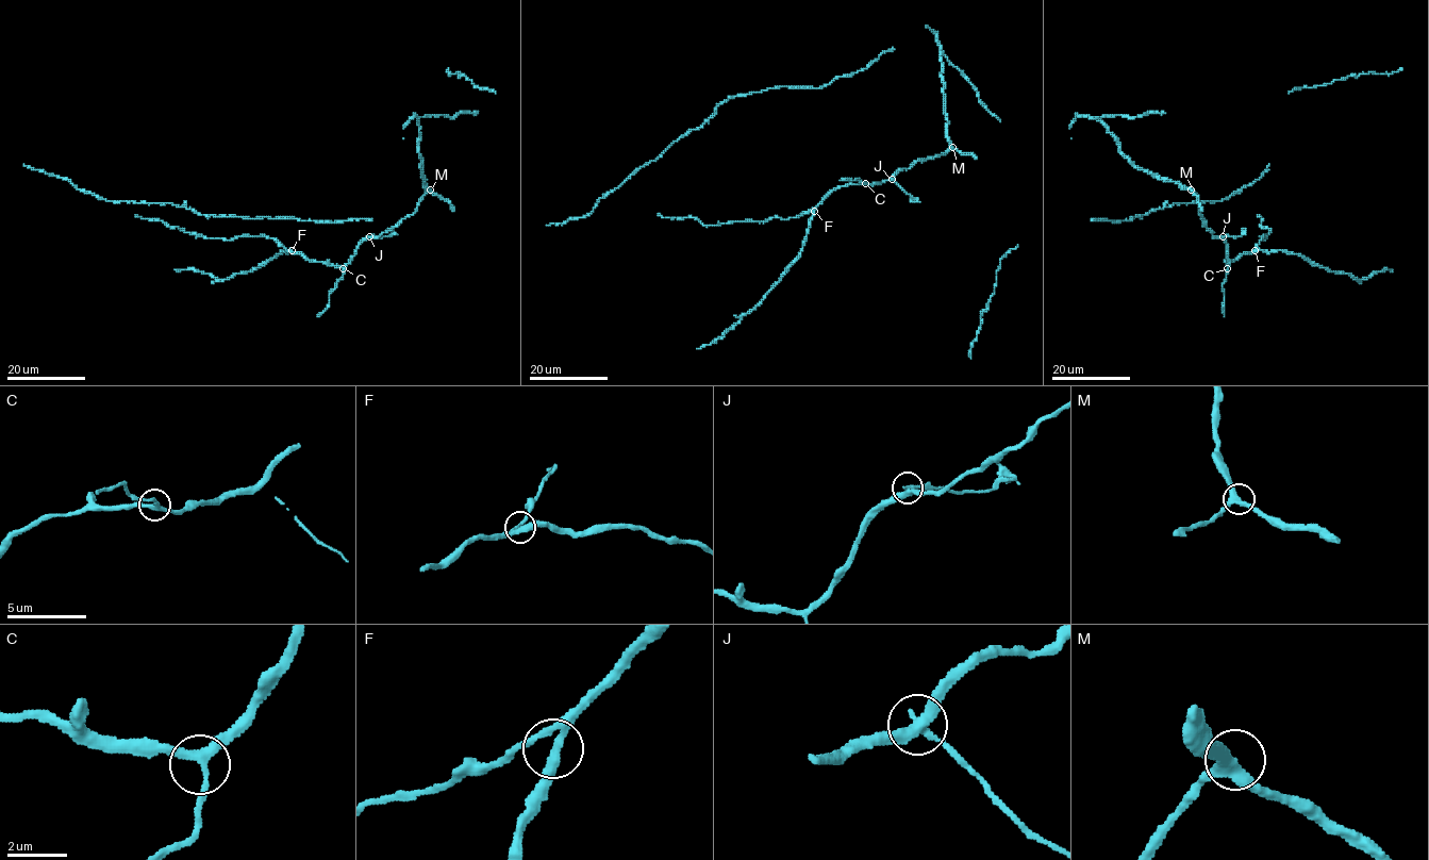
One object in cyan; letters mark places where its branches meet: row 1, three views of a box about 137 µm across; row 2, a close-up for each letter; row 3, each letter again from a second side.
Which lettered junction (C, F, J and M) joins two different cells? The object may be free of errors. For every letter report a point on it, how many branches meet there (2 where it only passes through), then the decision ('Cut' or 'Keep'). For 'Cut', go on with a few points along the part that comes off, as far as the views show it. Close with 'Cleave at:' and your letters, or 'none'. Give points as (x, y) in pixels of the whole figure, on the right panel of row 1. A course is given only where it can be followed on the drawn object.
C: Place: (1227, 268). Branches: 3. Keep
F: Place: (1255, 250). Branches: 3. Keep
J: Place: (1223, 236). Branches: 3. Cut. Course of the part to remove: (1223, 235), (1240, 236), (1245, 229), (1242, 231)
M: Place: (1191, 189). Branches: 3. Keep
Cleave at: J

